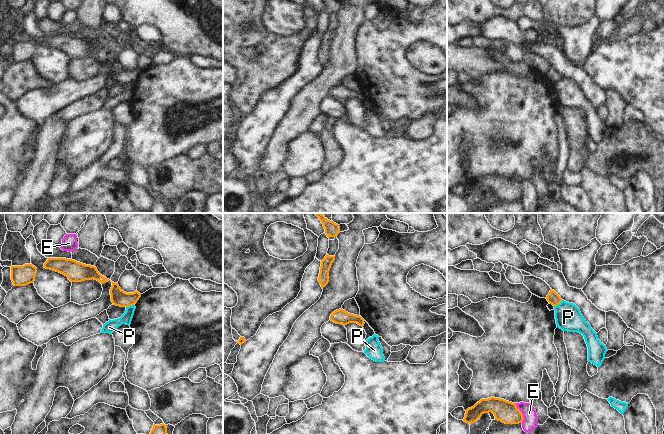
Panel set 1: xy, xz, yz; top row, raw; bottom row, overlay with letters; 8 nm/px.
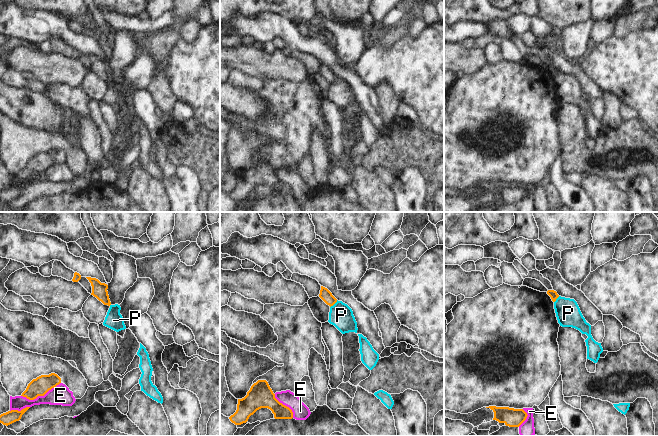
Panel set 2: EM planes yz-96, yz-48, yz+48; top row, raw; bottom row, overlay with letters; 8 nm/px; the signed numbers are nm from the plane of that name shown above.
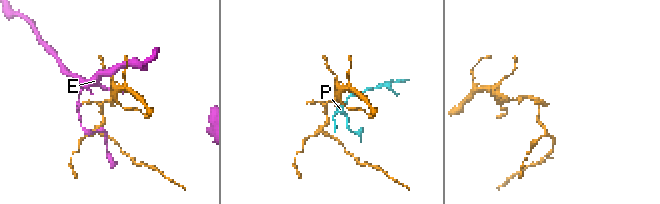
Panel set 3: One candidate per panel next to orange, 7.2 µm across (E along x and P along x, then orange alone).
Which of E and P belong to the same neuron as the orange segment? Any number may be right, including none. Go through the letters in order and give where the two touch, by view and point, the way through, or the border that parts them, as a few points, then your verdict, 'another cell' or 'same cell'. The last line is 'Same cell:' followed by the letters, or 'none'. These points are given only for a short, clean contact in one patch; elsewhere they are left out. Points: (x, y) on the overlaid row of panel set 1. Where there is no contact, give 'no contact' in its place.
E: meets orange in yz at (521, 413); another cell
P: meets orange in yz at (558, 304); border along yz (562, 300), (554, 306); another cell
Same cell: none

